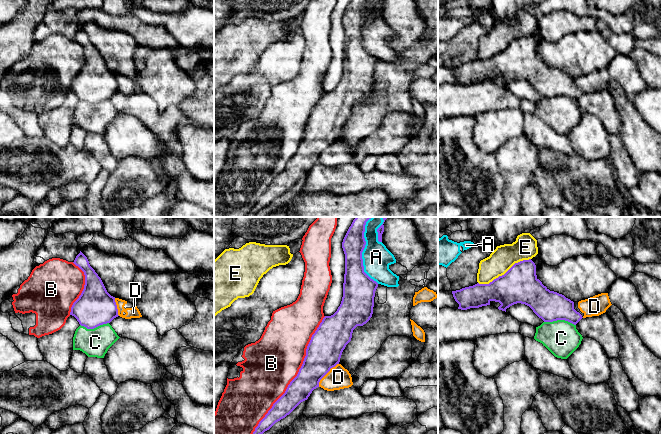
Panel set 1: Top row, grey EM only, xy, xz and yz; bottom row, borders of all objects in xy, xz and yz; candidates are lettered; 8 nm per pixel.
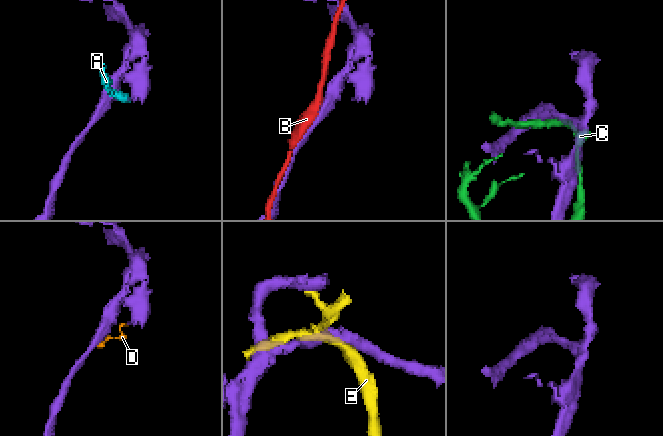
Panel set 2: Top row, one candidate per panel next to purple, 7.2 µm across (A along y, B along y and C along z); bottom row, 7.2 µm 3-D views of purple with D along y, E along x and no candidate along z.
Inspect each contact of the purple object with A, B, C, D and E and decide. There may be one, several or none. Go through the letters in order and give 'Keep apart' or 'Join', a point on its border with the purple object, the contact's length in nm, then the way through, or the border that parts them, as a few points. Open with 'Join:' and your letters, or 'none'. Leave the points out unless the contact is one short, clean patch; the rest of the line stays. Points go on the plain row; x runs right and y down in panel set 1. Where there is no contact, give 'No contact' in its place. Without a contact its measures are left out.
Join: D
A: Keep apart. Touches purple at xz (361, 31). Shared border 500 nm
B: Keep apart. Touches purple at xz (294, 154). Shared border 1200 nm
C: Keep apart. Touches purple at yz (560, 95). Shared border 260 nm
D: Join. Touches purple at xz (326, 149). Shared border 260 nm
E: Keep apart. Touches purple at yz (505, 49). Shared border 460 nm

